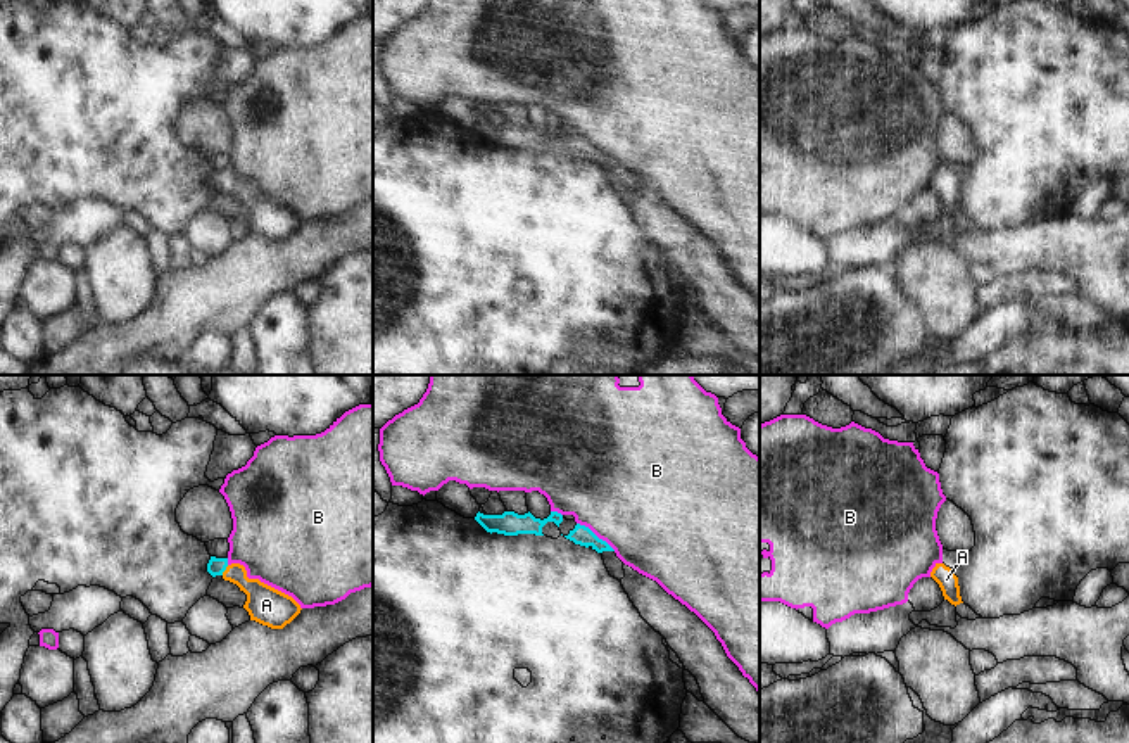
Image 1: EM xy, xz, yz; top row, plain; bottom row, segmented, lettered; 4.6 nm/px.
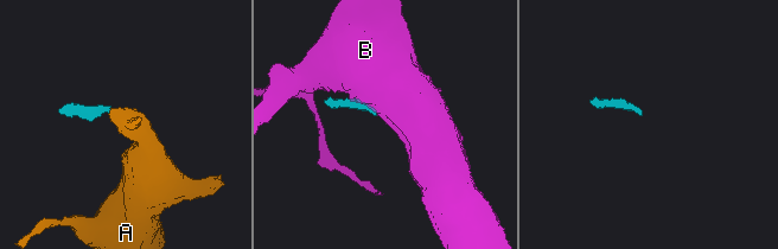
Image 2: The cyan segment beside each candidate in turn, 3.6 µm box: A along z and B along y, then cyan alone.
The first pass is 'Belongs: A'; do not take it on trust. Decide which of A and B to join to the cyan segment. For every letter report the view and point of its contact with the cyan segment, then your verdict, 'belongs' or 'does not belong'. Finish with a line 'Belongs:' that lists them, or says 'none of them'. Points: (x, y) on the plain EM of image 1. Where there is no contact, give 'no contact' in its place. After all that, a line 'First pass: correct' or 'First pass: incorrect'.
A: xy (225, 182) | belongs
B: xz (594, 147) | does not belong
Belongs: A
First pass: correct

